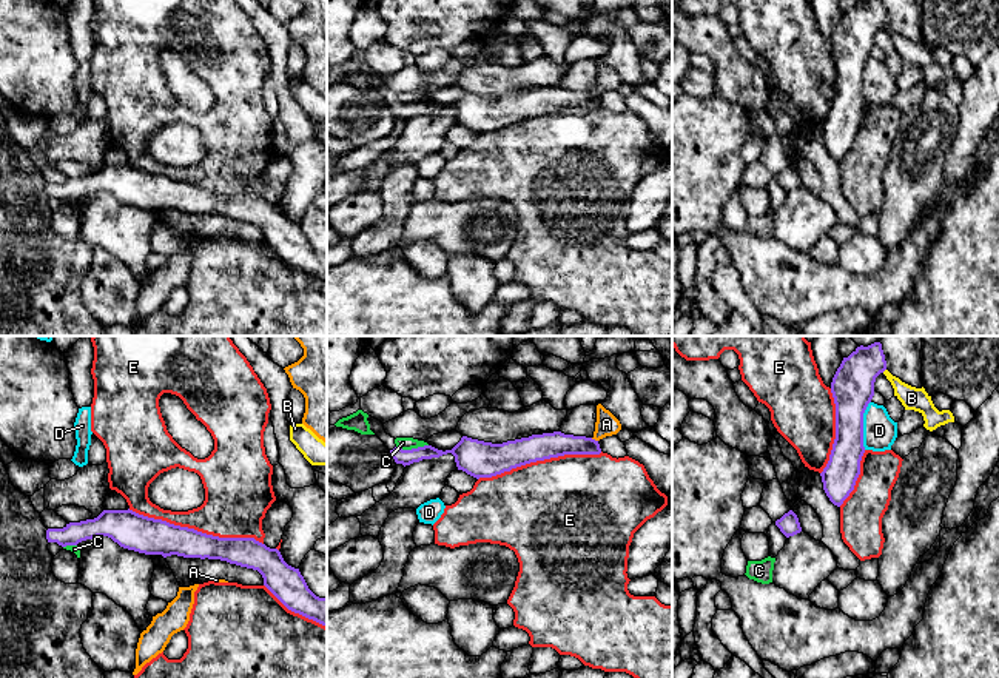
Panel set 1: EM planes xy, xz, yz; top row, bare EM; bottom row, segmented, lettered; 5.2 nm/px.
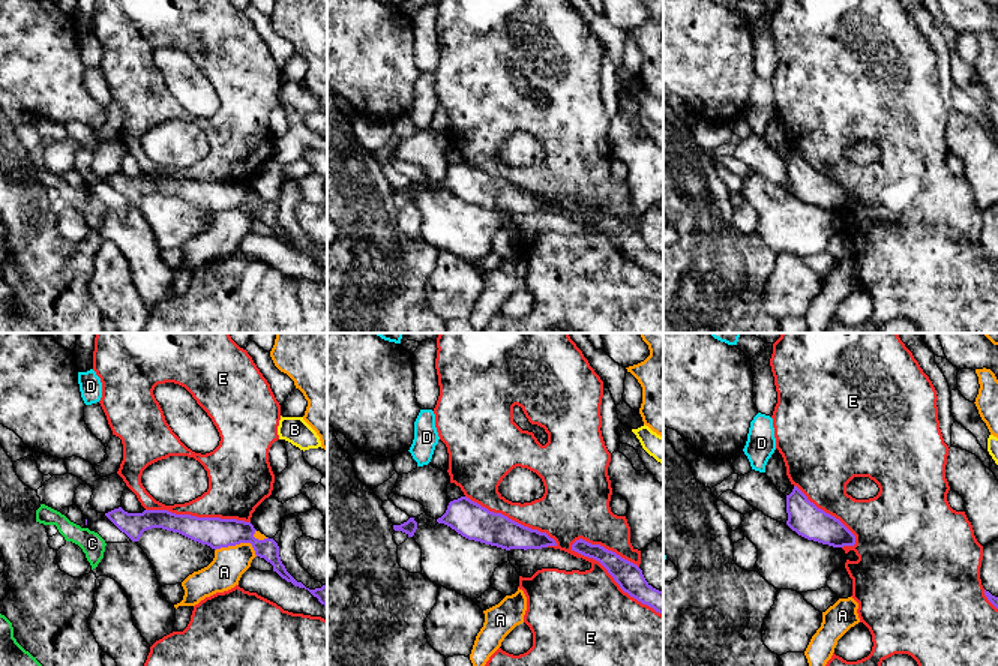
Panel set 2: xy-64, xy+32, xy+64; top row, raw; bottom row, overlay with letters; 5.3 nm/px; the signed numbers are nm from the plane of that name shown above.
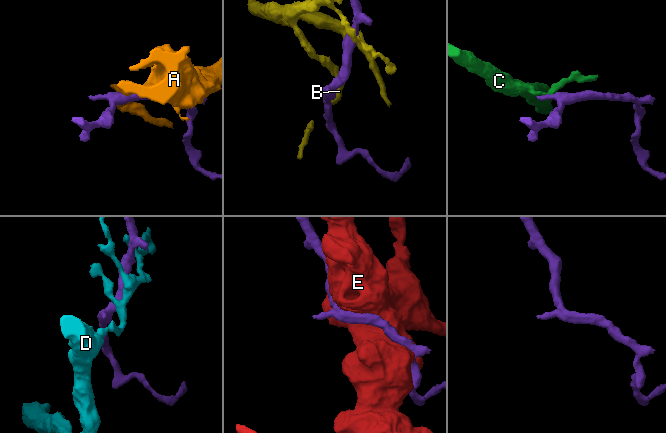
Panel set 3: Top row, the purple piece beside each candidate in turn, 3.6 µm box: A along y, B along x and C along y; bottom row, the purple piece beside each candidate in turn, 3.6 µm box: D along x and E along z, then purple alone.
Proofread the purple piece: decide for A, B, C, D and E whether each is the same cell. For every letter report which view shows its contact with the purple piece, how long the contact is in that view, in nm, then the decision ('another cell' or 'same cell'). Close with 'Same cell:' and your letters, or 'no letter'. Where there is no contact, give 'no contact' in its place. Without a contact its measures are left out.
A: xz | 40 nm | another cell
B: yz | 30 nm | another cell
C: xz | 170 nm | another cell
D: yz | 260 nm | another cell
E: xy | 750 nm | another cell
Same cell: no letter

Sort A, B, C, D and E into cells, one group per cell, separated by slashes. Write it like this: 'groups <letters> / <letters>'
groups A / B / C / D / E

